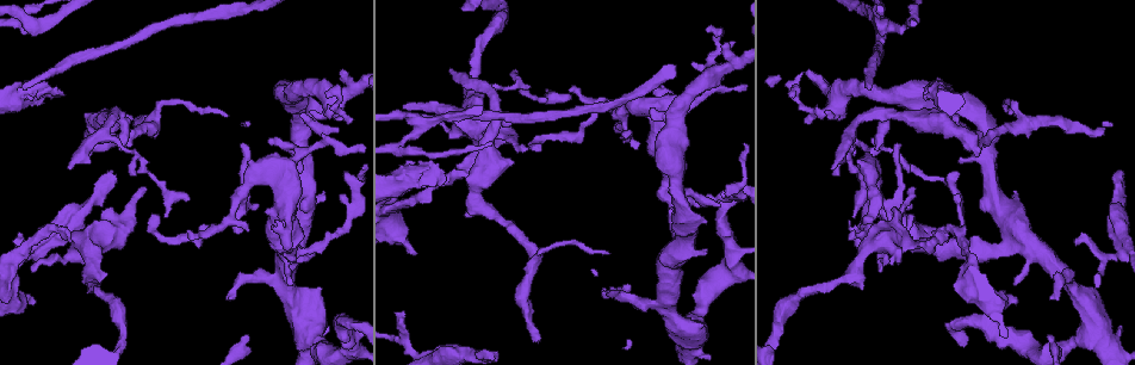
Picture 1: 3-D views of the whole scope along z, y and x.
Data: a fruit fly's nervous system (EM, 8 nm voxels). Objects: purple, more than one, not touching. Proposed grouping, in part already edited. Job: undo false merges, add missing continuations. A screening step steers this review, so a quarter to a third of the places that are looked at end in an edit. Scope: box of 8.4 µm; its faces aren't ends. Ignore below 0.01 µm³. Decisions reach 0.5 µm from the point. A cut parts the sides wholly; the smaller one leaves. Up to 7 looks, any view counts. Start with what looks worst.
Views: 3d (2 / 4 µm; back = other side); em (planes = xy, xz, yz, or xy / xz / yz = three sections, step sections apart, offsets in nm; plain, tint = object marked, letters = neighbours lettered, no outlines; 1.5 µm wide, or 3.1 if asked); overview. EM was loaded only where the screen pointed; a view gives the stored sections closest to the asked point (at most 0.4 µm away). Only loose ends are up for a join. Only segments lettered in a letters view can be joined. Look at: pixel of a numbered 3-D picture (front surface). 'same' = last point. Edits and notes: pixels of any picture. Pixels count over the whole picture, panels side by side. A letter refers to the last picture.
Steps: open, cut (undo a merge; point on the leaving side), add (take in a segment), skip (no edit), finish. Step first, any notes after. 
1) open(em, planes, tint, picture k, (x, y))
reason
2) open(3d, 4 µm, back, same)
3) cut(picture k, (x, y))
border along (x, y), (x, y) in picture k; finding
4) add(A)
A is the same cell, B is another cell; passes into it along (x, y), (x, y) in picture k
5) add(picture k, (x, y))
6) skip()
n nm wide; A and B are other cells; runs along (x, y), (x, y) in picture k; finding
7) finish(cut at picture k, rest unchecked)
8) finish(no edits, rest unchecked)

open(em, planes, letters, picture 1, (871, 85))
an open end

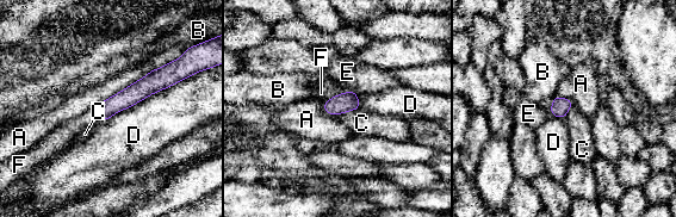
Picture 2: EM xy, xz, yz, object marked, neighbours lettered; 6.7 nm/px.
add(F)
F is the same cell, A, B, C, D and E are other cells; it goes on there

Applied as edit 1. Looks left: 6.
open(overview)
redraw

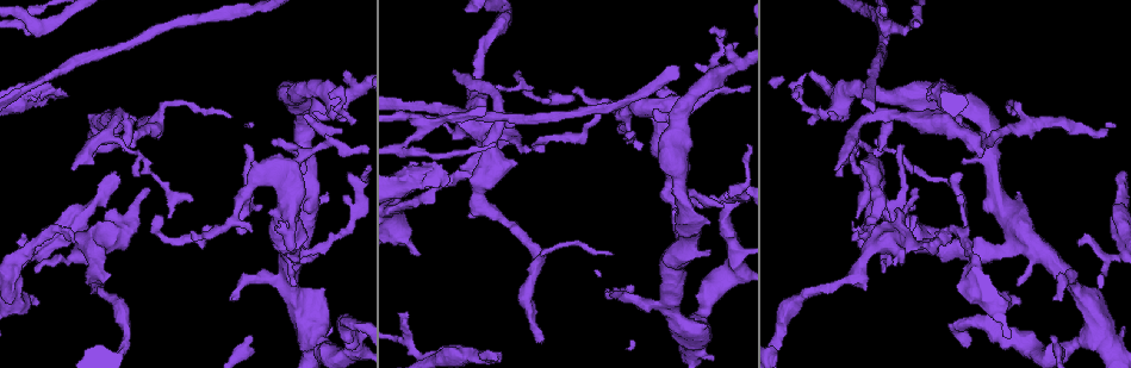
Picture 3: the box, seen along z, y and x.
open(em, planes, letters, picture 3, (357, 323))
sharp bend

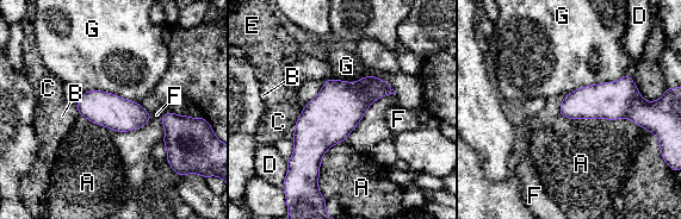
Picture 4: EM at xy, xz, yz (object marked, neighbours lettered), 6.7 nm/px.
skip()
A, B, C, D, E, F and G are other cells; border along (627, 73), (567, 93) in picture 4; continuous, no second cell

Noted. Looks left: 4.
open(3d, 4 µm, picture 3, (244, 232))
an open end

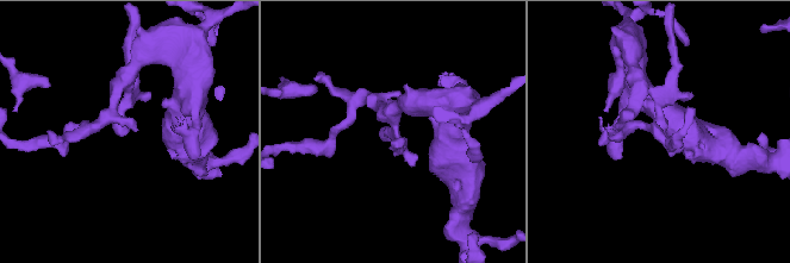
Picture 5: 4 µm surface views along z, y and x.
open(em, planes, letters, picture 5, (127, 132))
shape alone is not enough

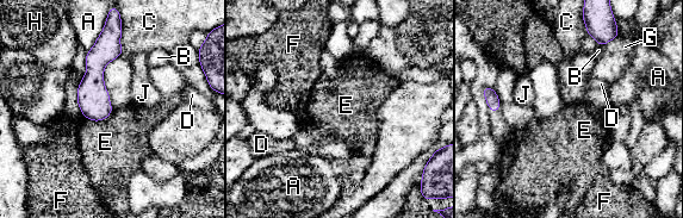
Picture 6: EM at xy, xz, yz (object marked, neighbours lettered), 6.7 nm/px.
skip()
220 nm wide; A, B, C, D, E, F, G, H and J are other cells; border along (113, 111), (99, 120), (85, 118) in picture 6; no lettered segment goes on from it

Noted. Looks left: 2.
finish(add at picture 2, rest unchecked)

